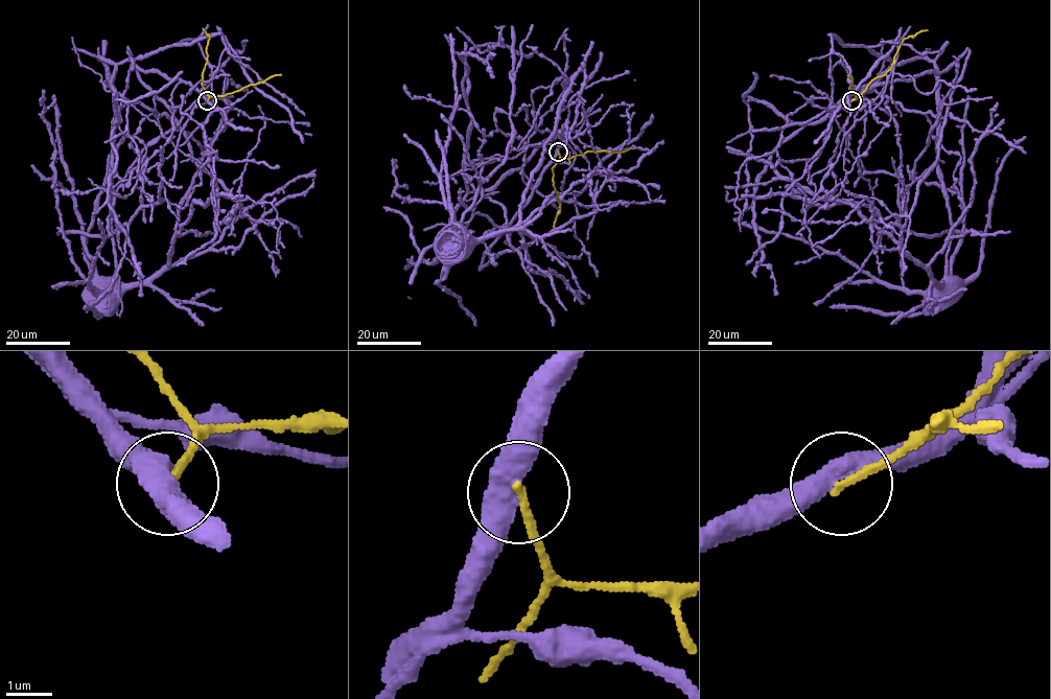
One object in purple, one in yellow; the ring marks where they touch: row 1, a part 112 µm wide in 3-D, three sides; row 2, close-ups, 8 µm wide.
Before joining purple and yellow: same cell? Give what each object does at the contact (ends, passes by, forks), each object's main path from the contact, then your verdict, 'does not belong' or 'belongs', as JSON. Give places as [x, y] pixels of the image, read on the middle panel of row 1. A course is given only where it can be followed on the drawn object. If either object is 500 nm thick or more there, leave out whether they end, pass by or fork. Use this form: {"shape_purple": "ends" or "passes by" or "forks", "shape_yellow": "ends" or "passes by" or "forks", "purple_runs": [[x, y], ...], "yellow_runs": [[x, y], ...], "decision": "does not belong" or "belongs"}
{"purple_runs": [[558, 150], [560, 135], [474, 159], [471, 166], [497, 159], [482, 167], [467, 247], [443, 241], [461, 237]], "yellow_runs": [[558, 152], [560, 159], [553, 166], [553, 183], [558, 193], [560, 212], [553, 227]], "decision": "does not belong"}

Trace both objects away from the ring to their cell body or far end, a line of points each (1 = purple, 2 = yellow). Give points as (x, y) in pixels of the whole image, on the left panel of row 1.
1: (207, 100), (176, 147), (122, 95), (146, 154), (123, 185), (112, 166), (115, 273), (91, 287), (110, 294)
2: (207, 100), (209, 95), (203, 87), (202, 75), (207, 61), (209, 35), (203, 28)

